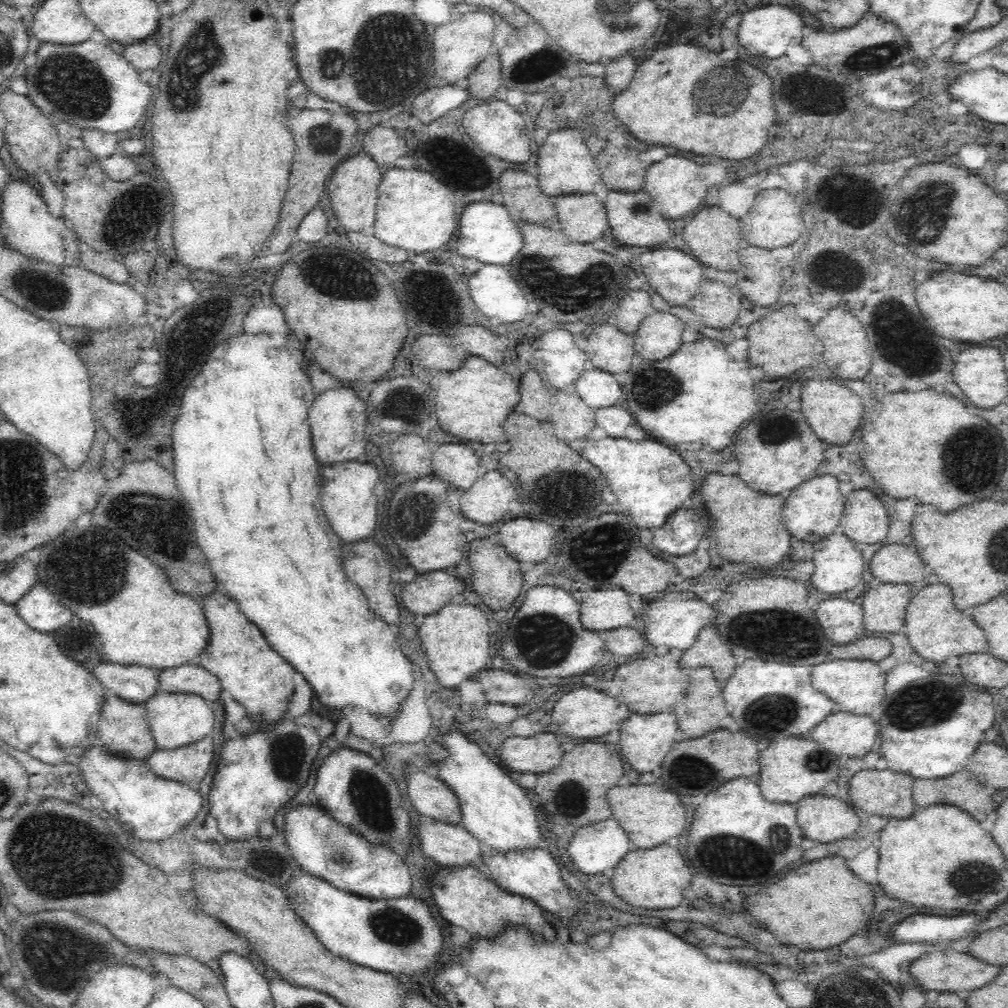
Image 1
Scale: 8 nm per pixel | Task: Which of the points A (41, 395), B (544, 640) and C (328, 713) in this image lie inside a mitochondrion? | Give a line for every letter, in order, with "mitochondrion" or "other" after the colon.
A: other
B: mitochondrion
C: other

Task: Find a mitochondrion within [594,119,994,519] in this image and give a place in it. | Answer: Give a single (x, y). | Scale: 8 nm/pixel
(964, 460)

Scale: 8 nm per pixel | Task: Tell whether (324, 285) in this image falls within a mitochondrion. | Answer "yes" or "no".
yes

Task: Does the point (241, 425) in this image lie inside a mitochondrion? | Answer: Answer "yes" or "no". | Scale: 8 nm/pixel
no

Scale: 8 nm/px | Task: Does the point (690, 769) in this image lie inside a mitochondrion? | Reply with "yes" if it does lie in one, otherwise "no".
yes

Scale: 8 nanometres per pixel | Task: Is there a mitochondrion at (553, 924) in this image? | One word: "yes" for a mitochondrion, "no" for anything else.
no

